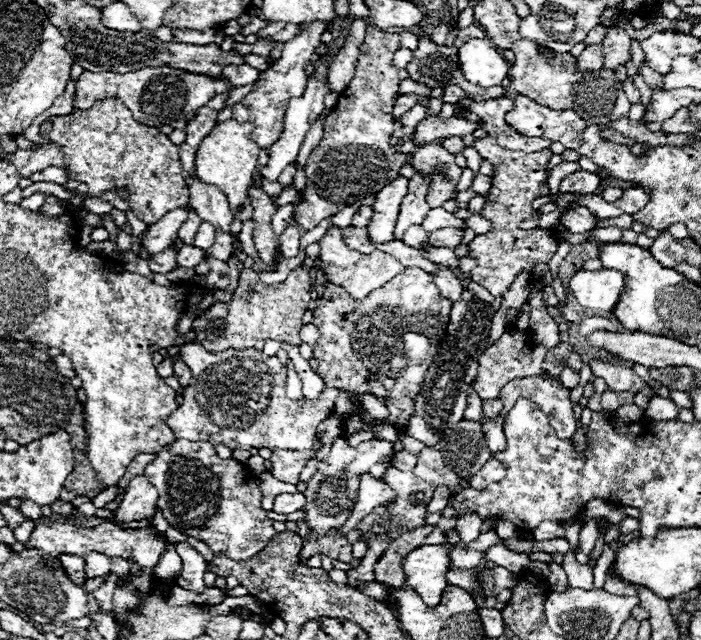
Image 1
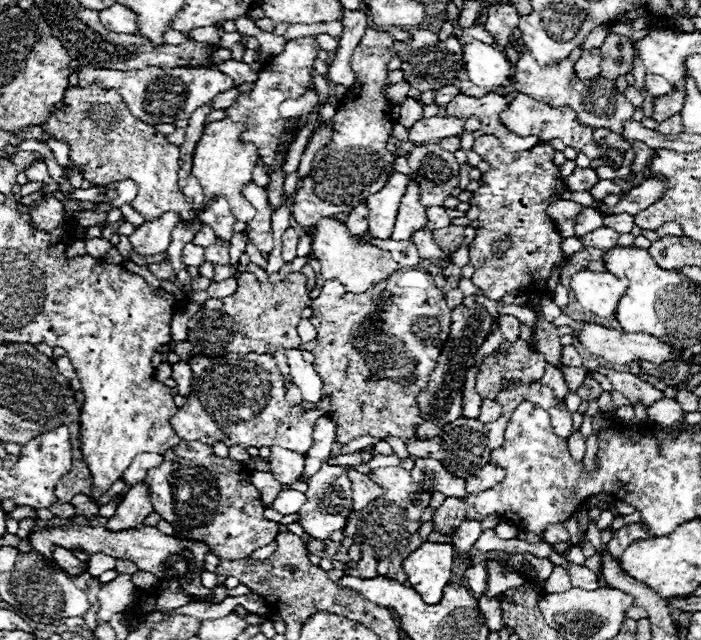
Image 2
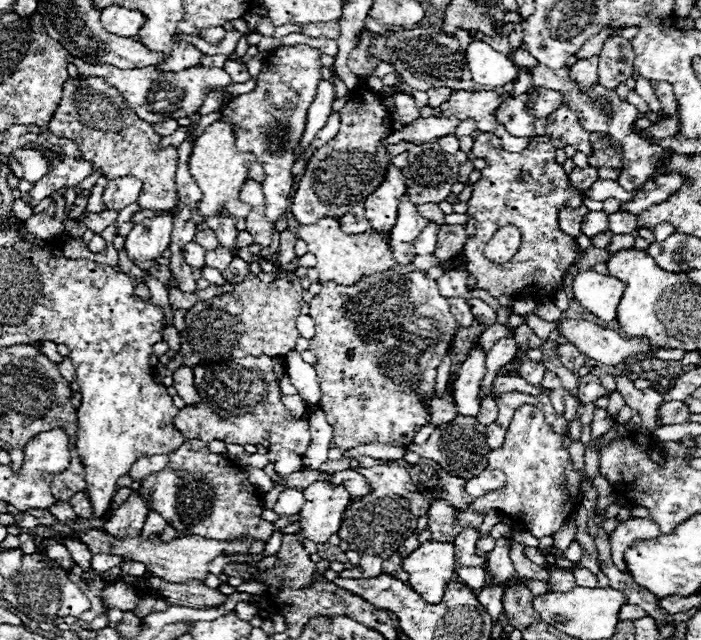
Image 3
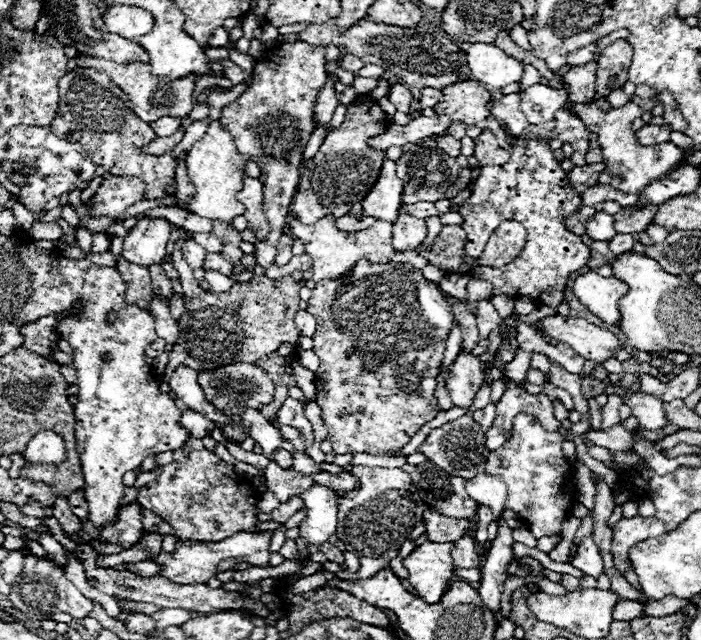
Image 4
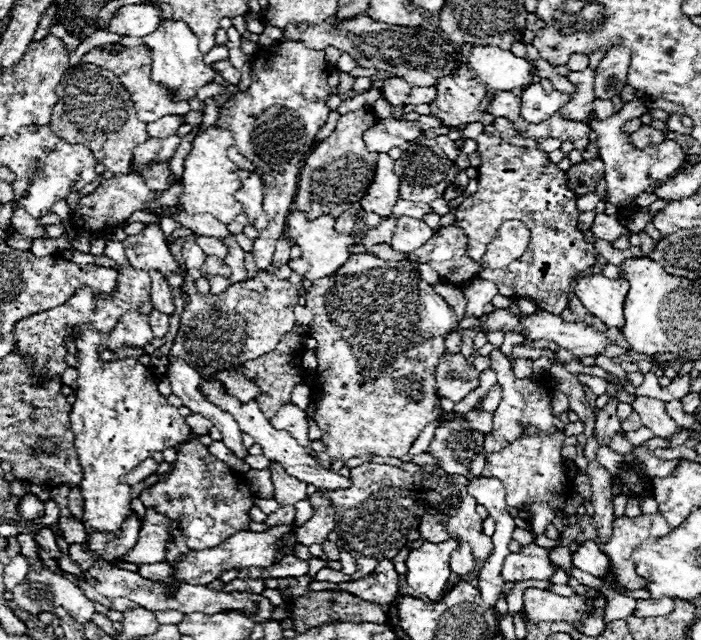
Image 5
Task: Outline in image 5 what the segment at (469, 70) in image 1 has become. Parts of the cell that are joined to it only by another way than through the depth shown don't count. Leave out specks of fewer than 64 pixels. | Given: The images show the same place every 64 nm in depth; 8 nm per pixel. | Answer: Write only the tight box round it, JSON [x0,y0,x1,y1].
[468,46,534,90]

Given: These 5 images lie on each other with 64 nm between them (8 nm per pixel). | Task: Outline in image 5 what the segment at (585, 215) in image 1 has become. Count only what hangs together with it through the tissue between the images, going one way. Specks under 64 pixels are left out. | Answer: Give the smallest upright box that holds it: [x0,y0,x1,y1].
[592,214,632,242]

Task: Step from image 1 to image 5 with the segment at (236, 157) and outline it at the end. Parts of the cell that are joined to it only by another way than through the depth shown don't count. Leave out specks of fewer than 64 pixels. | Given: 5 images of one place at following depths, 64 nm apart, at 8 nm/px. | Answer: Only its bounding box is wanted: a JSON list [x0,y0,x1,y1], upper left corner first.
[180,126,242,224]

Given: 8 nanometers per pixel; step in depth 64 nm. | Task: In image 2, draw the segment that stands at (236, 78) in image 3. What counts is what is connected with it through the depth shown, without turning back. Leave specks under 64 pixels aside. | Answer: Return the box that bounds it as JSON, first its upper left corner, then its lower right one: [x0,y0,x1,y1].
[218,60,258,86]

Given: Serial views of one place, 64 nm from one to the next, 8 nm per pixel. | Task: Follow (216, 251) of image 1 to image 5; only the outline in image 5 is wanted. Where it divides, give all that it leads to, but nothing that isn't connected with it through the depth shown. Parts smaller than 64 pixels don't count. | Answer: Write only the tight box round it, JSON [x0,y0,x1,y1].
[200,256,230,278]

